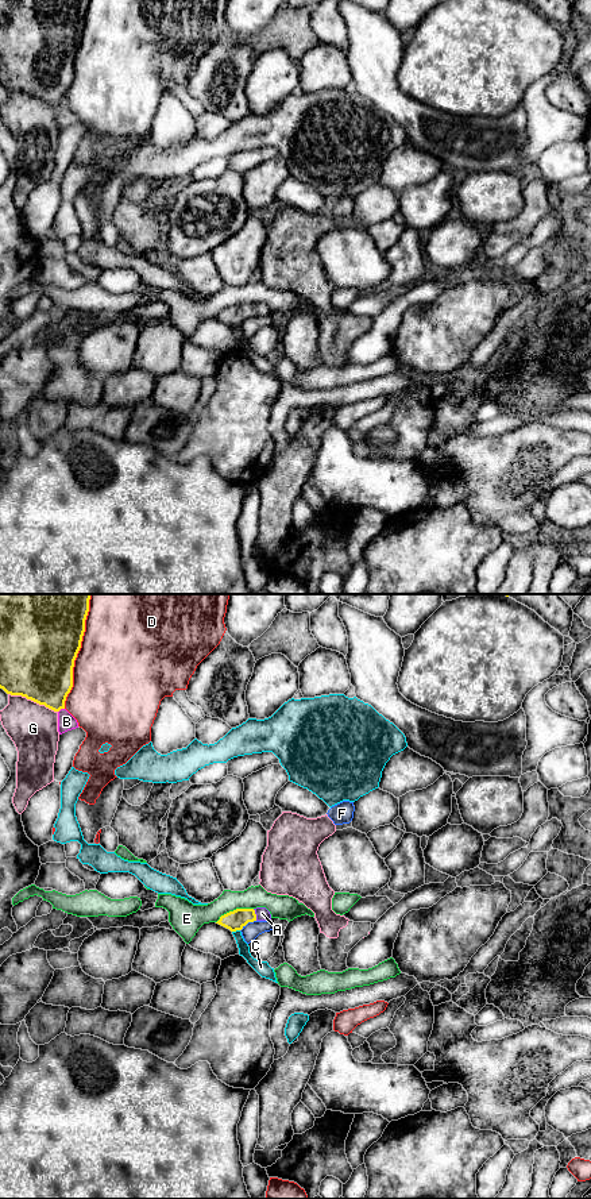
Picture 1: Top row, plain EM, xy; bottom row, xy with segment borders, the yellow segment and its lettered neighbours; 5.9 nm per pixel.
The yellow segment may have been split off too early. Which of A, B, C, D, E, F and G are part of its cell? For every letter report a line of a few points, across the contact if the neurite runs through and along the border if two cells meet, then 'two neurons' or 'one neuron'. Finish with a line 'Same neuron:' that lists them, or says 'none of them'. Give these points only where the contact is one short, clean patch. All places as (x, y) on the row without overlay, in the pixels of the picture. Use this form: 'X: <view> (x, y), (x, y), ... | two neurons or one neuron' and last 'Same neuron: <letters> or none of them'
A: xy (235, 315), (255, 309), (262, 308) | one neuron
B: two neurons
C: two neurons
D: two neurons
E: two neurons
F: two neurons
G: two neurons
Same neuron: A

